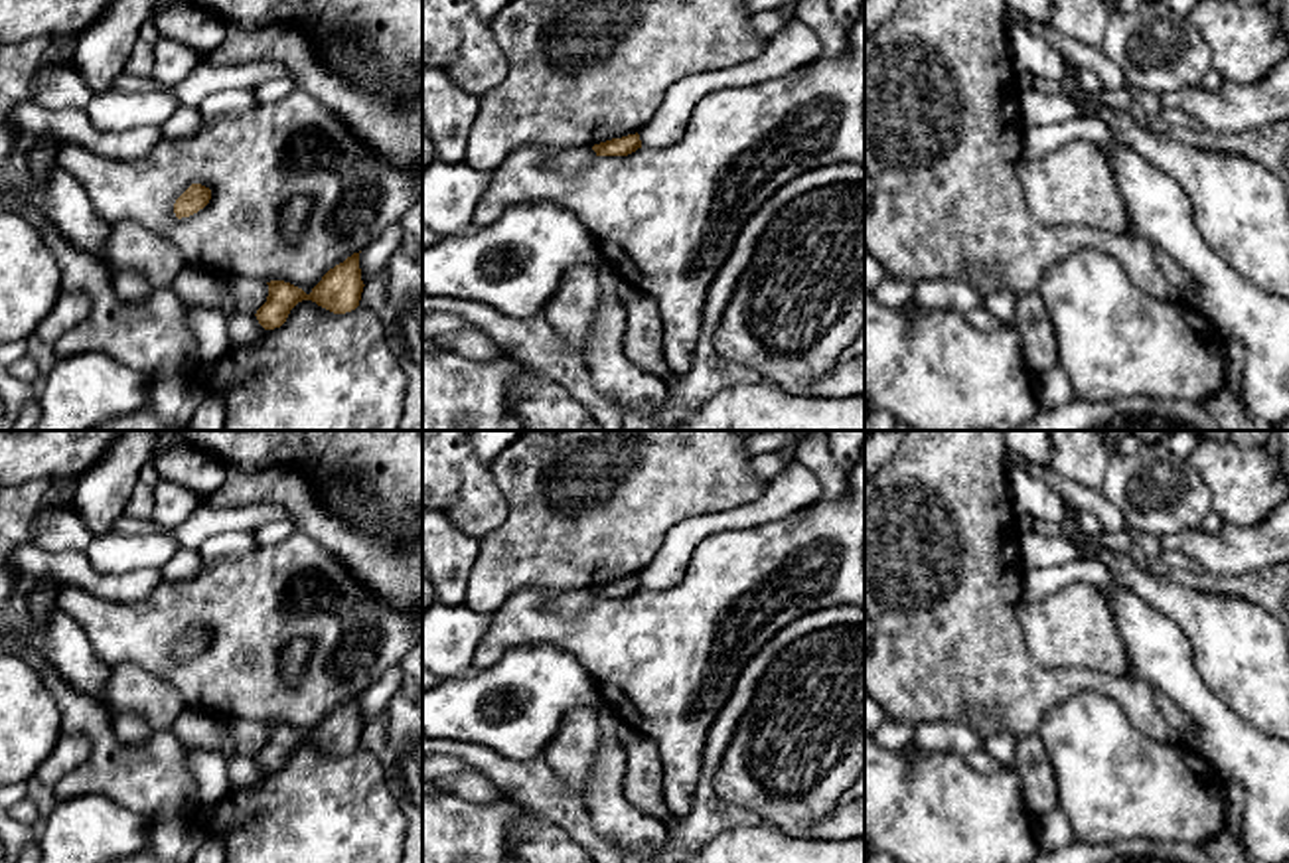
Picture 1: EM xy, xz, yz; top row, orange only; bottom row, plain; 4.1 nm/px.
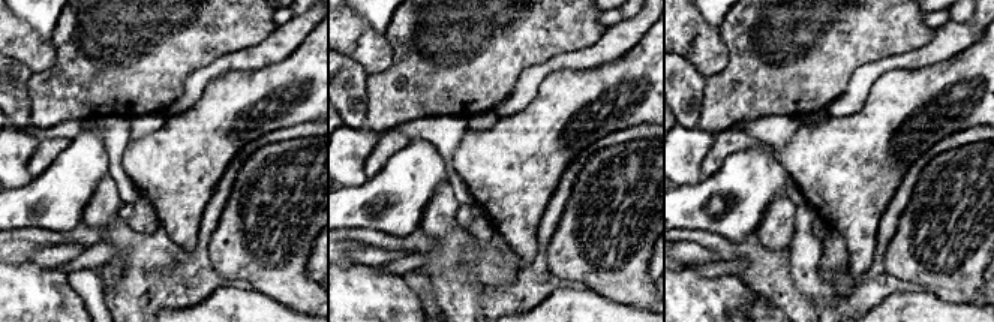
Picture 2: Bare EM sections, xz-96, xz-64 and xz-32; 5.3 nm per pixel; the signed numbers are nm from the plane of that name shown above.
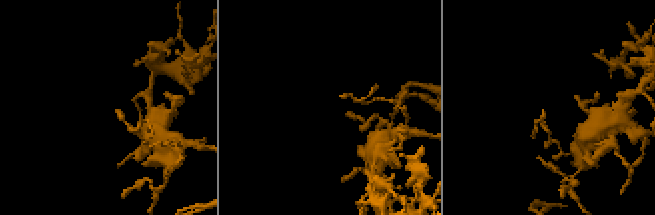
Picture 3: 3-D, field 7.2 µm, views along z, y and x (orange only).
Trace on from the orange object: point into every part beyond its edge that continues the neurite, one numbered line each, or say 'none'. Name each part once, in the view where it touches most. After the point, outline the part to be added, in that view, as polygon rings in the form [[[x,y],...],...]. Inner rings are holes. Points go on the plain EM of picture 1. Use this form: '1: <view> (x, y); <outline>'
none

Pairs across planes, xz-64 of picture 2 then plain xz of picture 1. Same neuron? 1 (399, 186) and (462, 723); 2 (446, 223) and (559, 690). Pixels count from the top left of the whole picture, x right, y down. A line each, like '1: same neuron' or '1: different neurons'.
1: same neuron
2: different neurons

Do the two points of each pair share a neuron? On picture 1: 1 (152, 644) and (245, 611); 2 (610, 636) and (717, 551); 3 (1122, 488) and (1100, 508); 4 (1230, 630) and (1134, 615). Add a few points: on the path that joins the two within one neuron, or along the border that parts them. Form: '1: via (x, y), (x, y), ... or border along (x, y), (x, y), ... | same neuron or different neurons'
1: via (176, 621), (186, 611), (222, 611) | same neuron
2: via (640, 636), (646, 636), (701, 581) | same neuron
3: border along (1098, 490), (1132, 526), (1143, 530) | different neurons
4: border along (1137, 597), (1175, 623), (1191, 646), (1195, 666) | different neurons

